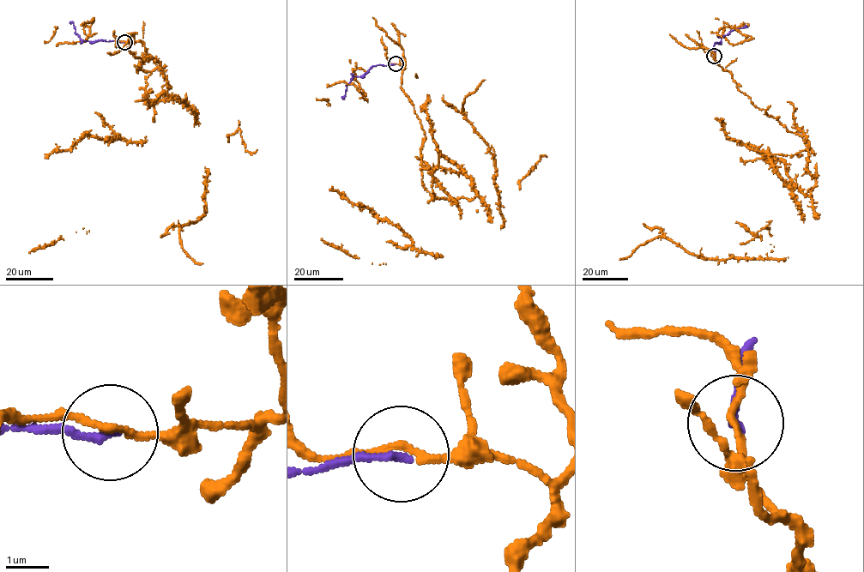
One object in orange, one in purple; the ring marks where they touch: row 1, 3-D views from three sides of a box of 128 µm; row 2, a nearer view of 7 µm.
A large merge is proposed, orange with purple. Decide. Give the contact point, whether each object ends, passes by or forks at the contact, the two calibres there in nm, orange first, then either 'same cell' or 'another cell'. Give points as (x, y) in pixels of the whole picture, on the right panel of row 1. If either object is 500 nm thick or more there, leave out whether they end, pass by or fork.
at (714, 56); orange passes by; purple ends there; 150 nm thick on the orange side, 180 nm on the other; another cell

